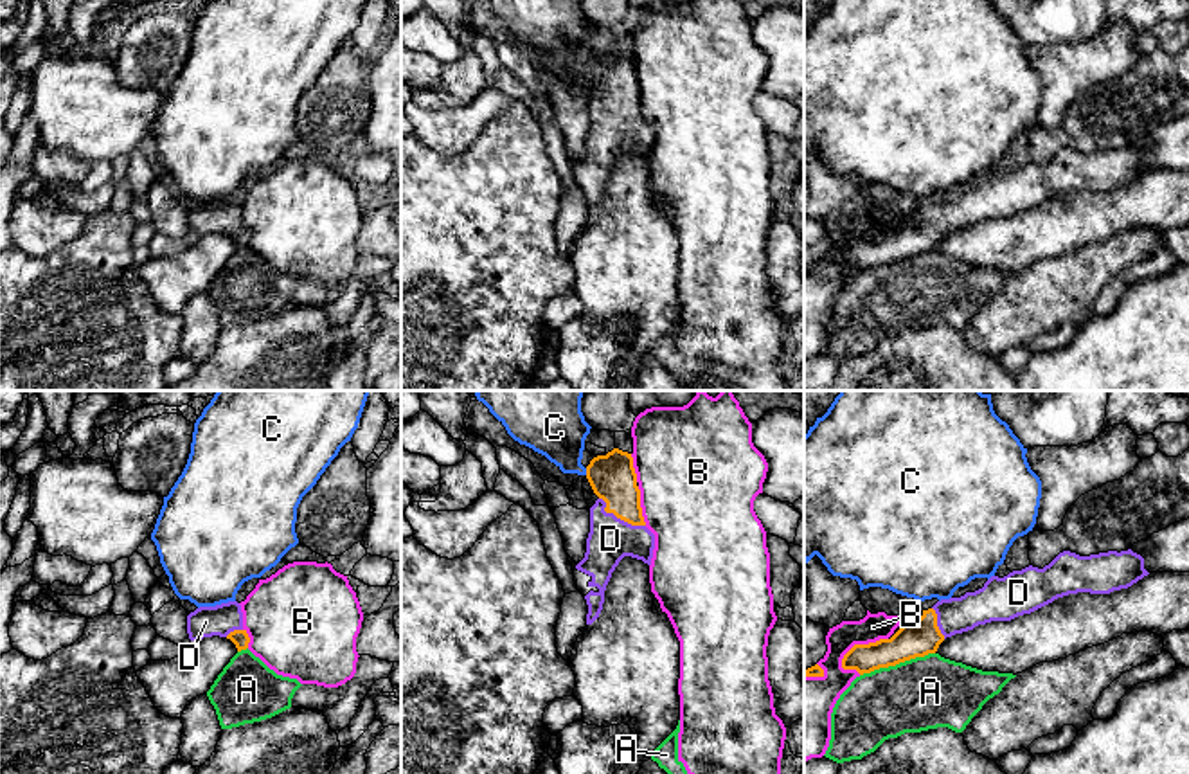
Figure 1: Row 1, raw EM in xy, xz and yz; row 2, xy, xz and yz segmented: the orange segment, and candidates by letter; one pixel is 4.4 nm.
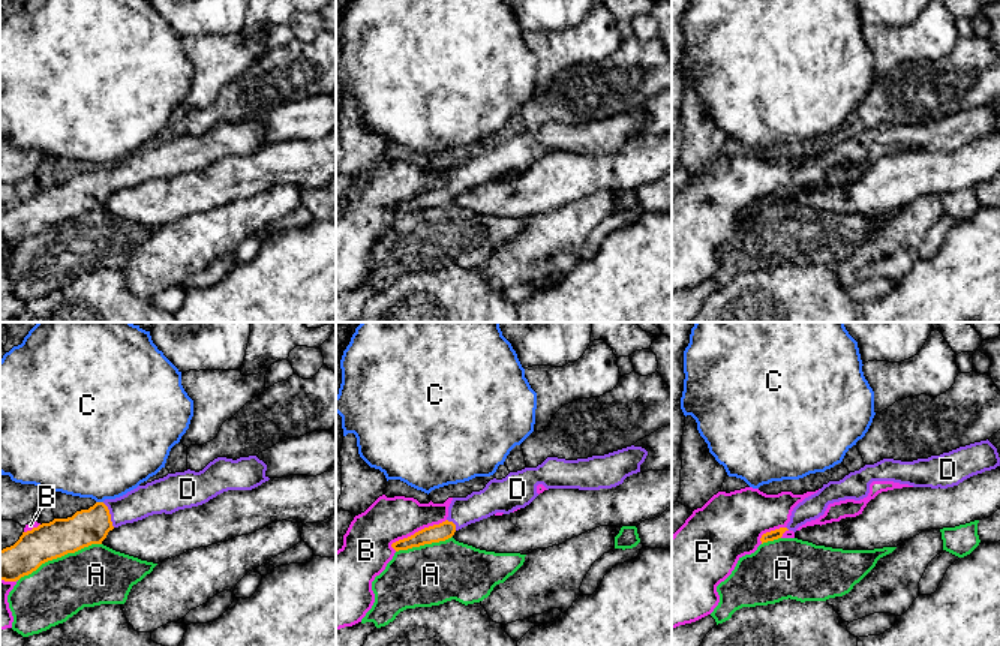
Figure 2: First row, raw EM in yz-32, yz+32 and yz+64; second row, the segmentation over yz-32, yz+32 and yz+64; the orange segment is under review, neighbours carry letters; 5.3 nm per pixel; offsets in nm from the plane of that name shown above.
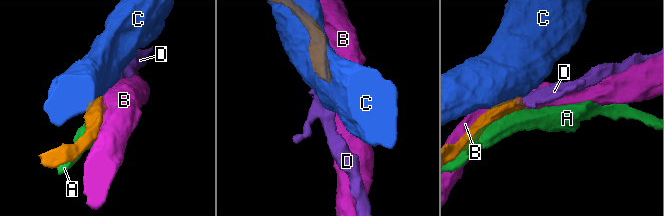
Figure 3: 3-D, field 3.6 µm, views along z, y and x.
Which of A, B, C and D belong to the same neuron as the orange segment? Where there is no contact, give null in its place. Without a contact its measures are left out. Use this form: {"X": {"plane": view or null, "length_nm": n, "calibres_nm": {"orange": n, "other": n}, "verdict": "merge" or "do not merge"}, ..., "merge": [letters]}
{"A": {"plane": "yz", "length_nm": 360, "calibres_nm": {"orange": 160, "other": 320}, "verdict": "do not merge"}, "B": {"plane": "yz", "length_nm": 260, "calibres_nm": {"orange": 160, "other": 120}, "verdict": "do not merge"}, "C": {"plane": "xz", "length_nm": 30, "calibres_nm": {"orange": 200, "other": 280}, "verdict": "do not merge"}, "D": {"plane": "xz", "length_nm": 240, "calibres_nm": {"orange": 200, "other": 200}, "verdict": "merge"}, "merge": ["D"]}

